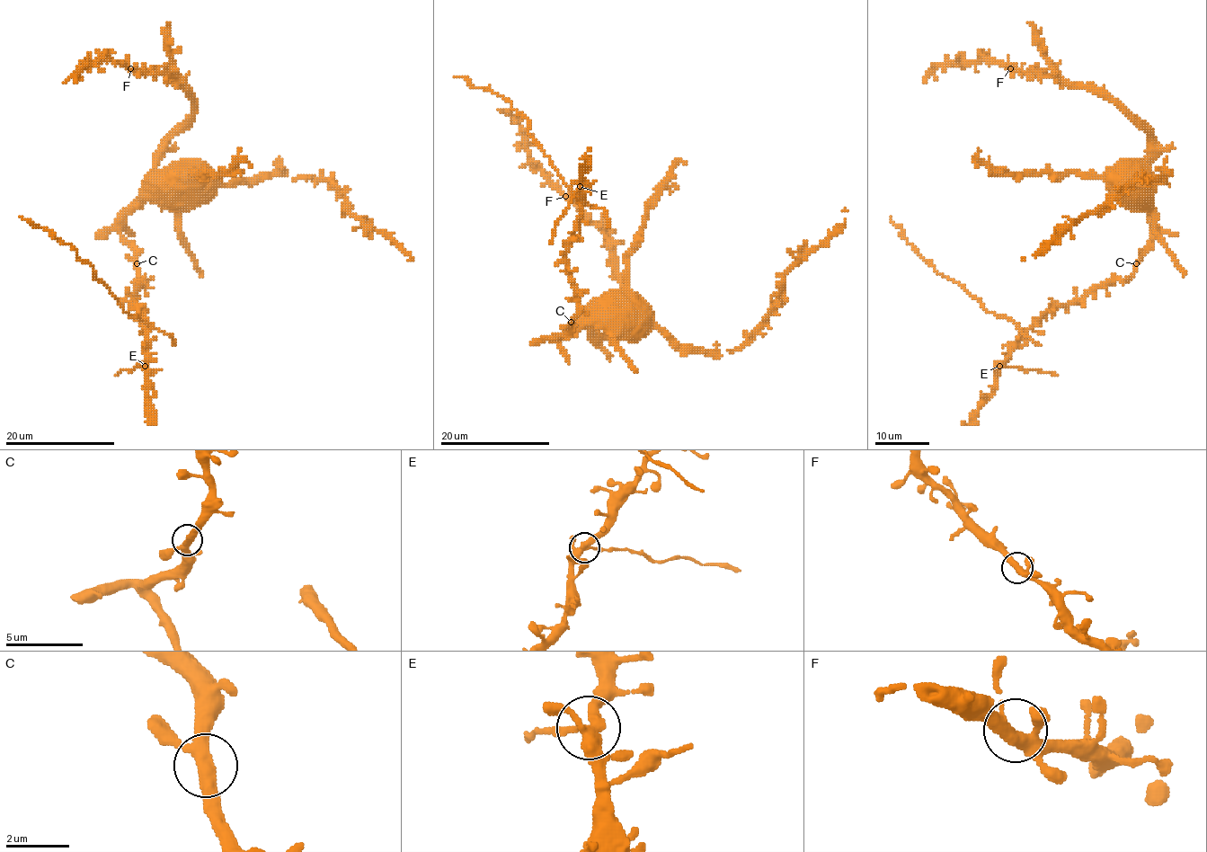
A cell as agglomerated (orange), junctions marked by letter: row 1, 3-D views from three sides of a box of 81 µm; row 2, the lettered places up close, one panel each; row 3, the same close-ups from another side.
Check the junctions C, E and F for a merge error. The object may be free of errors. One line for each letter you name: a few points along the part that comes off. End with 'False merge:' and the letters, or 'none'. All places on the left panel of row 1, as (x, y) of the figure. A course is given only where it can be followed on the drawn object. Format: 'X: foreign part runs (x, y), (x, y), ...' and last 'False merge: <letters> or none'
E: foreign part runs (145, 366), (137, 366), (130, 370), (122, 368), (116, 376)
False merge: E

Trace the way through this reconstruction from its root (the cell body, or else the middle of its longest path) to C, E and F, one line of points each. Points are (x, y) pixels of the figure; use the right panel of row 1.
C: (1131, 184), (1131, 176), (1134, 175), (1140, 194), (1149, 203), (1152, 226), (1152, 241), (1136, 263)
E: (1131, 184), (1134, 175), (1152, 226), (1136, 270), (1050, 307), (999, 366)
F: (1131, 184), (1131, 176), (1149, 155), (1149, 134), (1123, 110), (1054, 76), (1010, 68)

